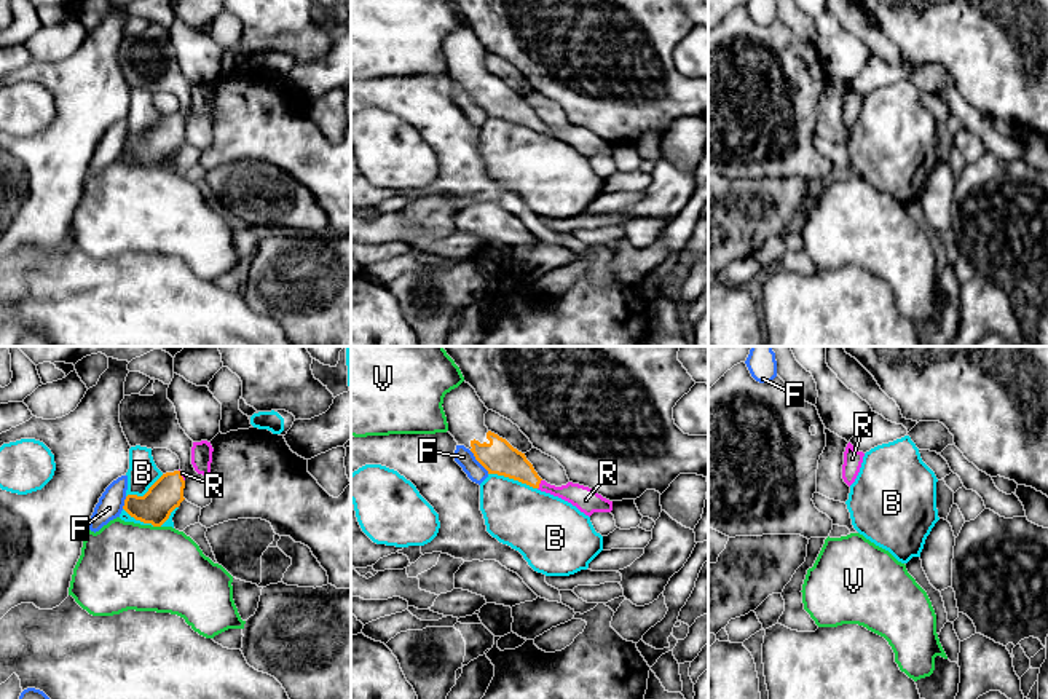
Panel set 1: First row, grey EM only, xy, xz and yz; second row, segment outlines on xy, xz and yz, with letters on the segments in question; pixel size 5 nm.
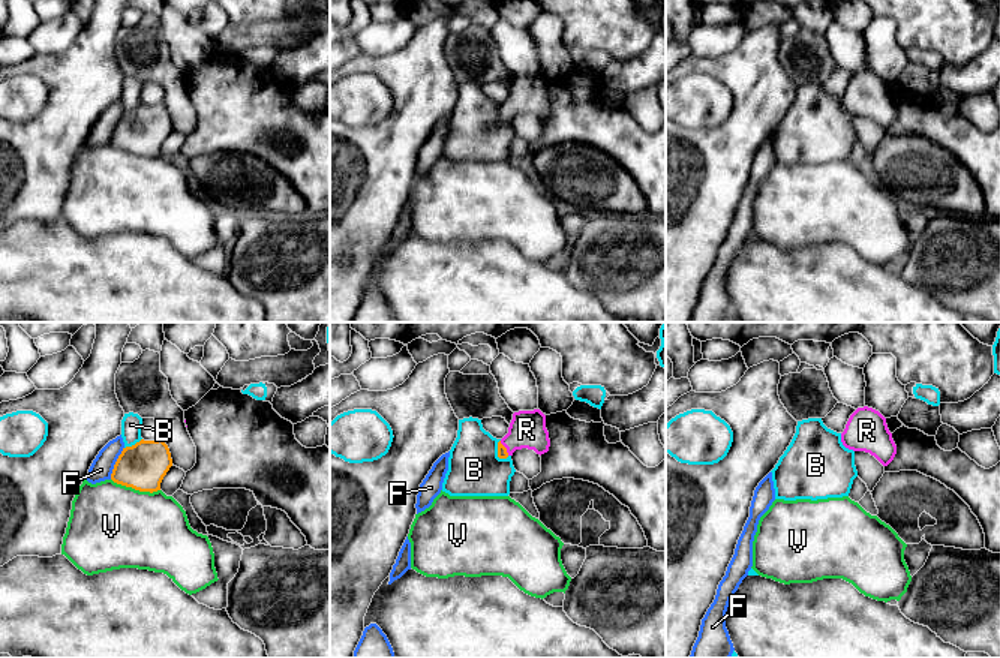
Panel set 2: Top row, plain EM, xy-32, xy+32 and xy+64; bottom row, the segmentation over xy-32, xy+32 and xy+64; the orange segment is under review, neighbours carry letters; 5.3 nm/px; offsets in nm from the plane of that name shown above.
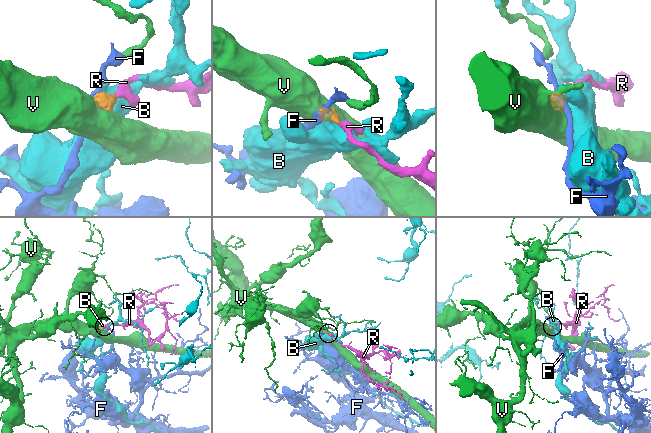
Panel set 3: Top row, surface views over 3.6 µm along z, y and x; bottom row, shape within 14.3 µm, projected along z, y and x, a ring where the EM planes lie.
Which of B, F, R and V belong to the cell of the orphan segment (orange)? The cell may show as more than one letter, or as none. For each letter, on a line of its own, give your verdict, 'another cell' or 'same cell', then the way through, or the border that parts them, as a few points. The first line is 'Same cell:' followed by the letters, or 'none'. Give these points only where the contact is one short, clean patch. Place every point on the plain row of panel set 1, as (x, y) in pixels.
Same cell: R
B: another cell; border xz (488, 115), (508, 118), (536, 131)
F: another cell; border xz (469, 93), (488, 115)
R: same cell; way xz (498, 99), (539, 125), (586, 142)
V: another cell; border xy (153, 168), (160, 169)

